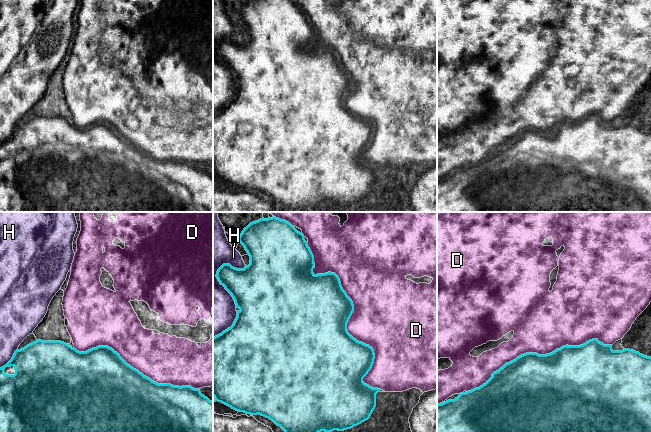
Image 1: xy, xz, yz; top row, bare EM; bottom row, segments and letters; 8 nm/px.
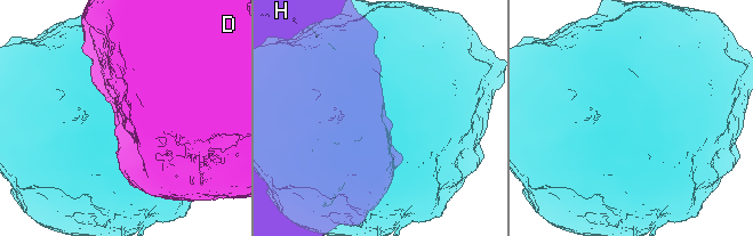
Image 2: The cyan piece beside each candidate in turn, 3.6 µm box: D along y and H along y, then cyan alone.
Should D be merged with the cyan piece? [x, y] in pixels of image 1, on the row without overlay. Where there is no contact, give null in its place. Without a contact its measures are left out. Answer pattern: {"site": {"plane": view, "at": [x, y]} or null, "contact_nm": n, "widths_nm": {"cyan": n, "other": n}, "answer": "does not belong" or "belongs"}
{"site": {"plane": "xz", "at": [346, 104]}, "contact_nm": 1100, "widths_nm": {"cyan": 500, "other": 400}, "answer": "does not belong"}

